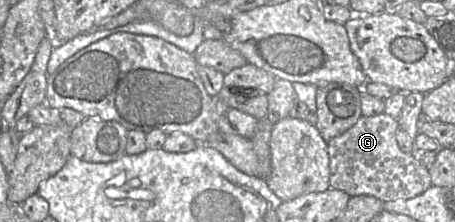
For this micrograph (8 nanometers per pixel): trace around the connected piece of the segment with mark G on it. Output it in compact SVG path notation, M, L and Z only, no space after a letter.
M382 113L362 116L341 135L327 142L329 155L329 185L349 196L370 195L381 201L411 199L432 186L429 169L398 146L399 123Z

